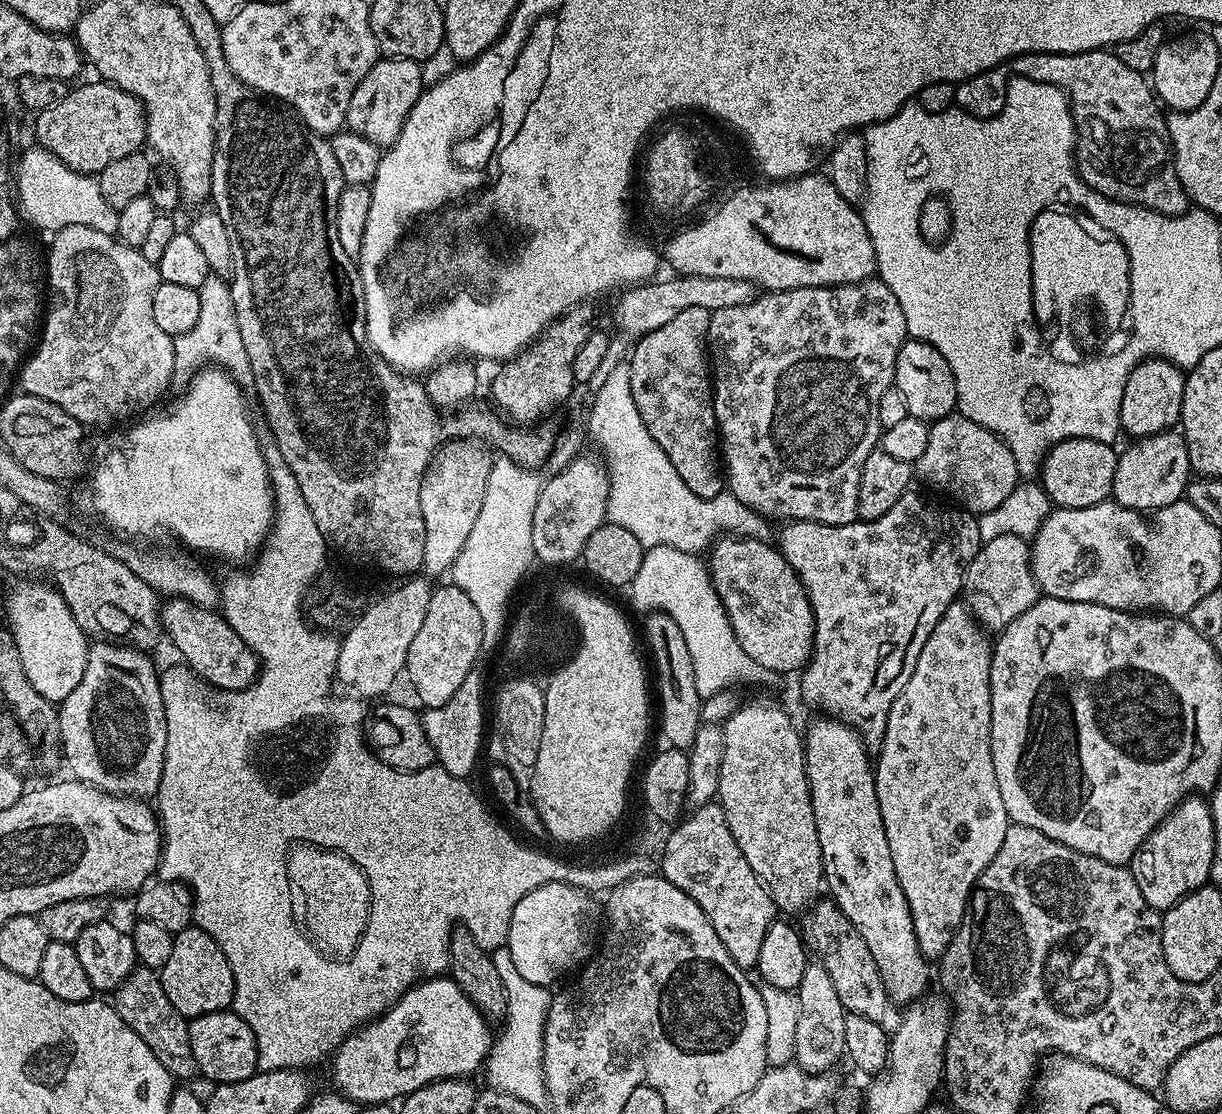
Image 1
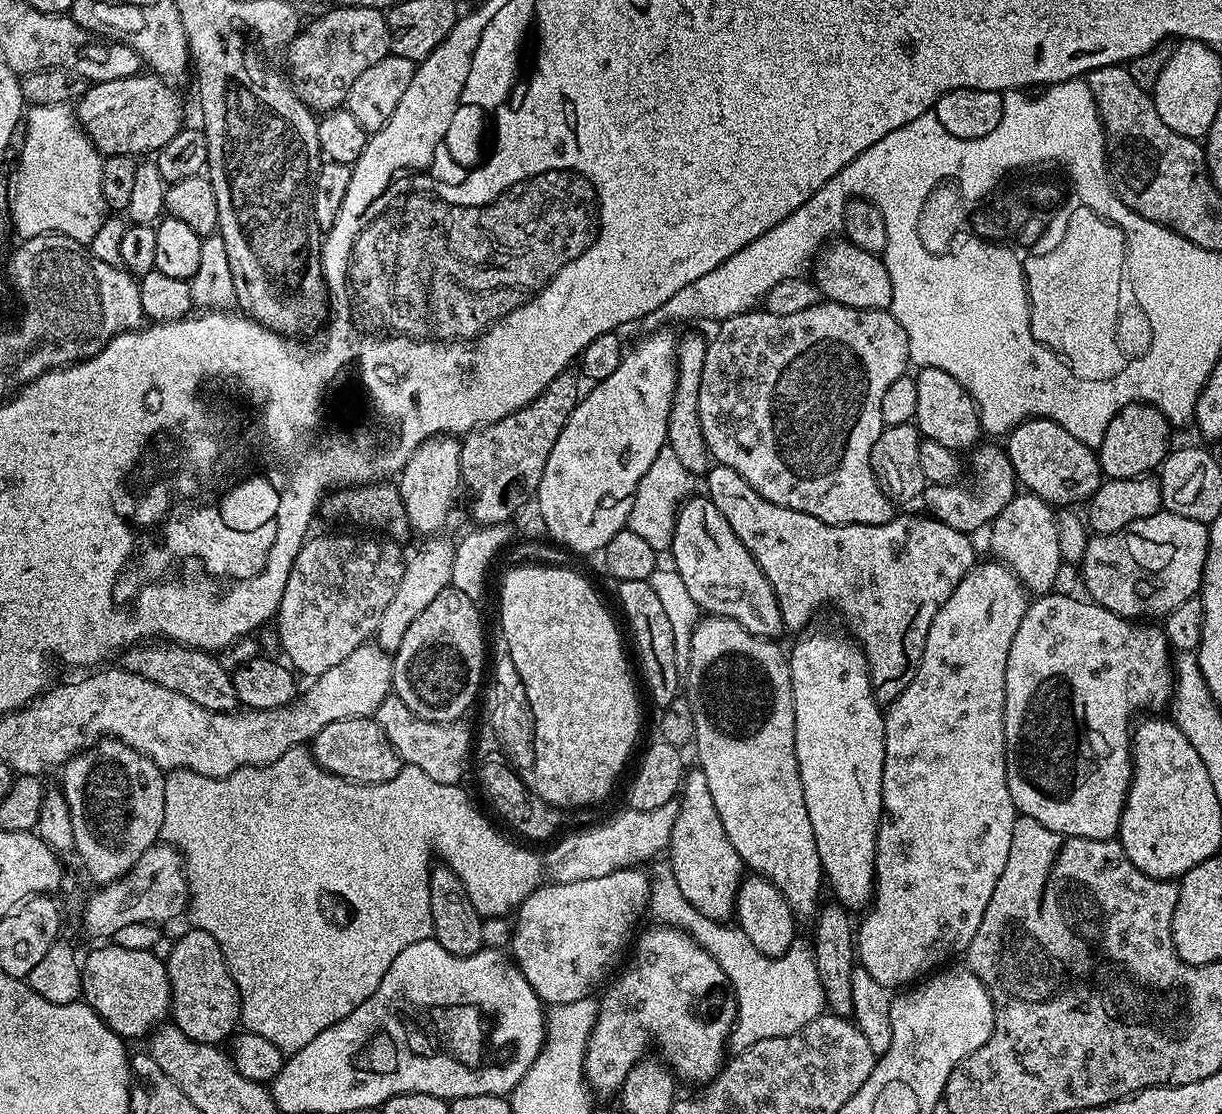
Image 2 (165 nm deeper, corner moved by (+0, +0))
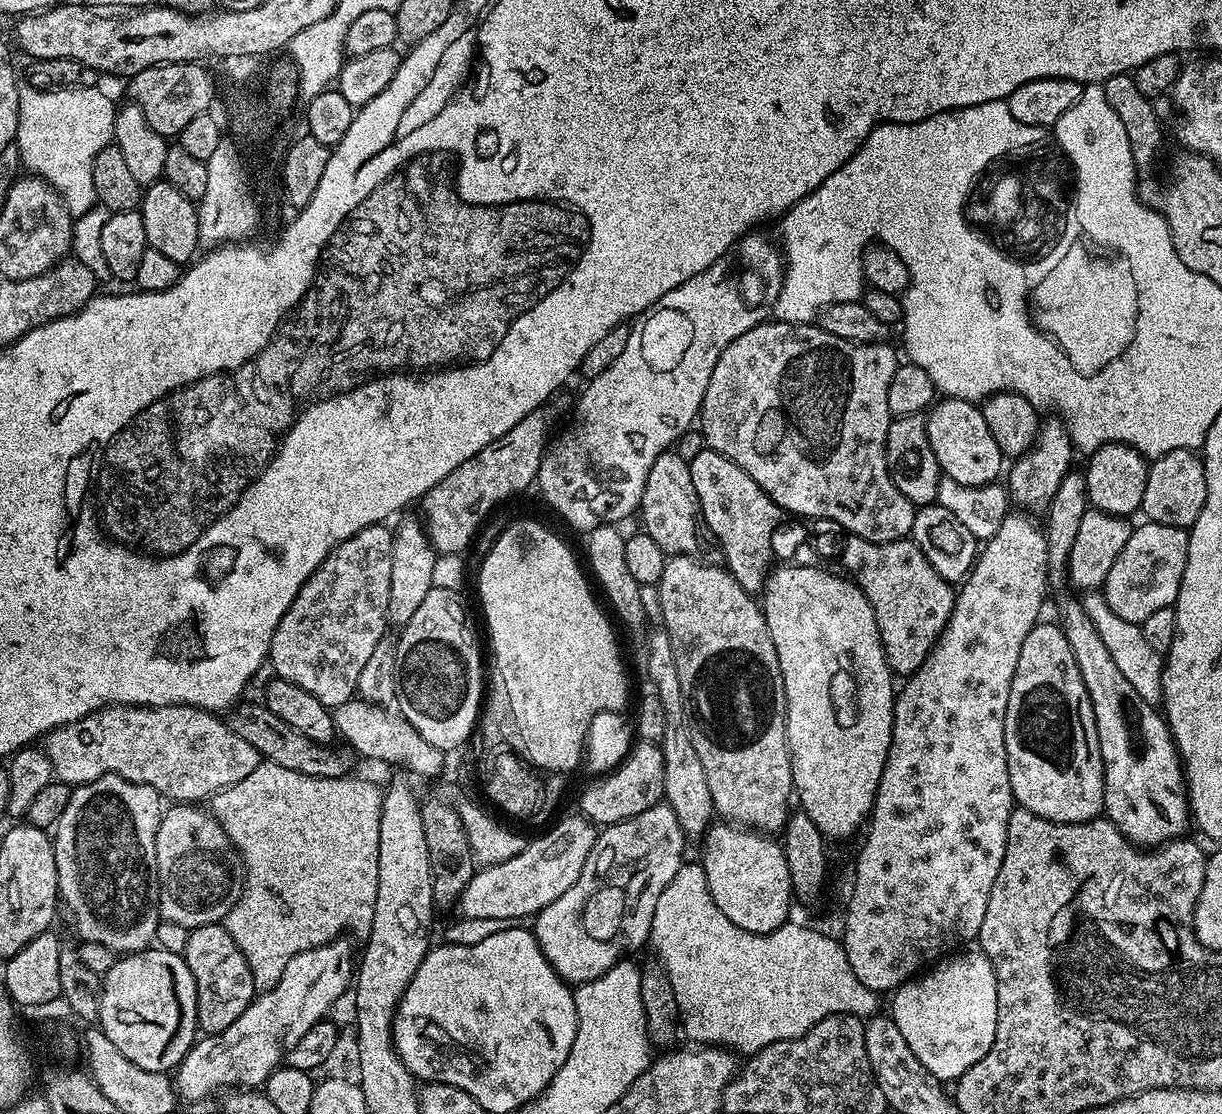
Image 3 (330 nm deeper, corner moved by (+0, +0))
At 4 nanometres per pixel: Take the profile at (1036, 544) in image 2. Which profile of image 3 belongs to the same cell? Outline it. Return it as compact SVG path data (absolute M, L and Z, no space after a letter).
M1059 418L1045 419L1040 426L1040 432L1036 436L1036 443L1033 444L1029 452L1024 453L1011 461L1007 469L1008 480L1006 487L1008 495L1013 505L1027 510L1029 513L1036 514L1036 511L1047 509L1048 504L1058 494L1058 486L1062 486L1062 478L1073 467L1072 456L1074 449L1072 439L1068 433L1068 427Z

